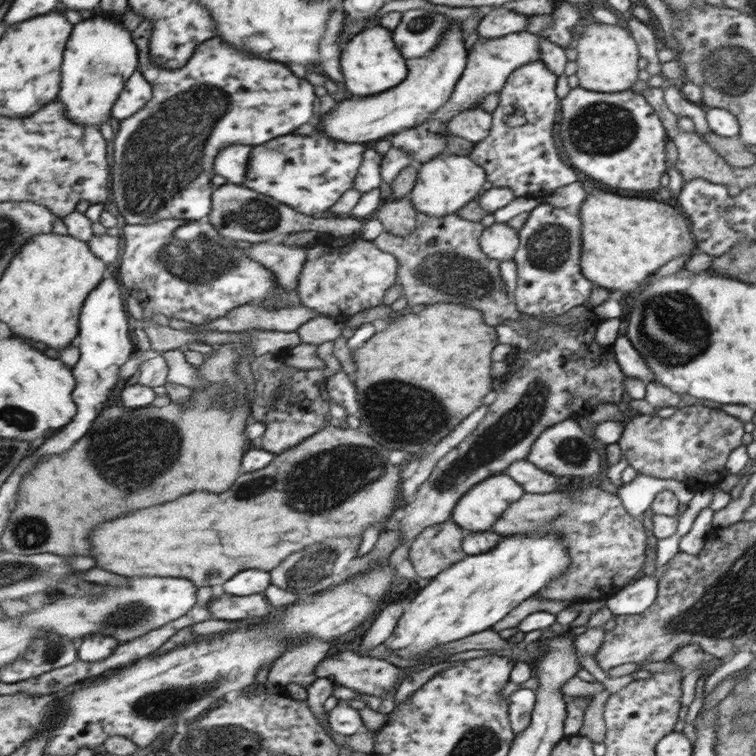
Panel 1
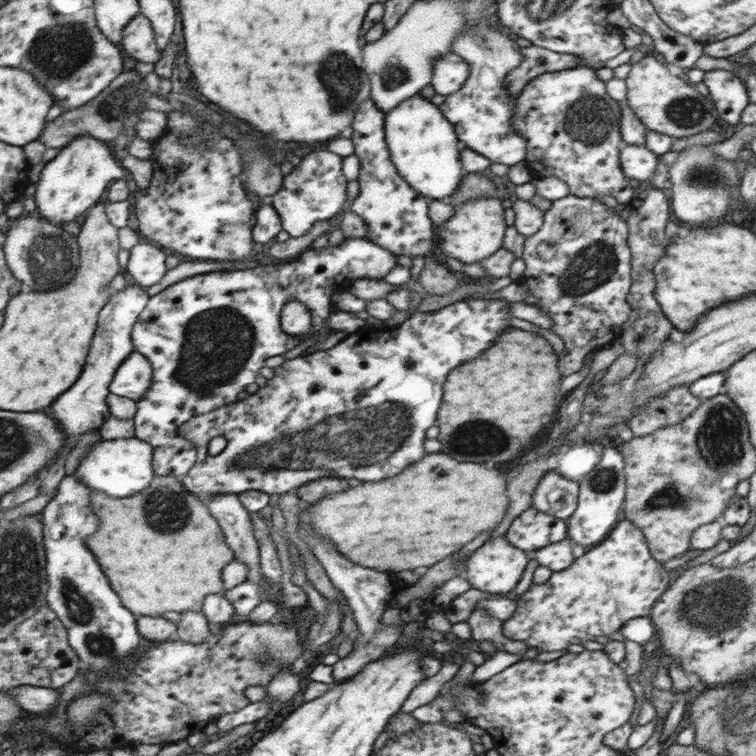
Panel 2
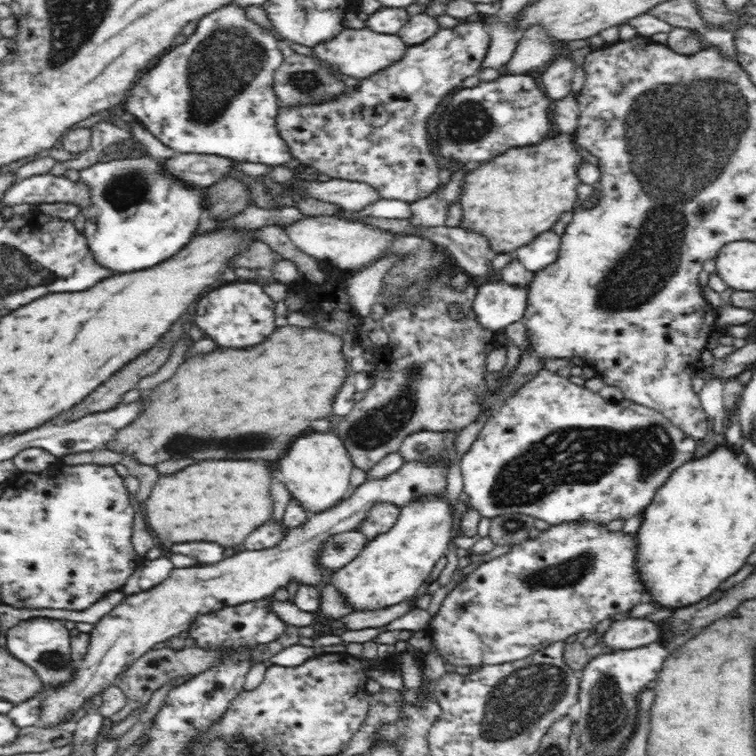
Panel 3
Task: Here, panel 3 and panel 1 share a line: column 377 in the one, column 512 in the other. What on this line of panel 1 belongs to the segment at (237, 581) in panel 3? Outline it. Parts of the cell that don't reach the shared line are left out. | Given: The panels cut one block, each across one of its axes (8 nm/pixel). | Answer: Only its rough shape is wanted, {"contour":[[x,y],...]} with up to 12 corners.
{"contour":[[505,473],[459,498],[449,520],[491,531],[523,489]]}

